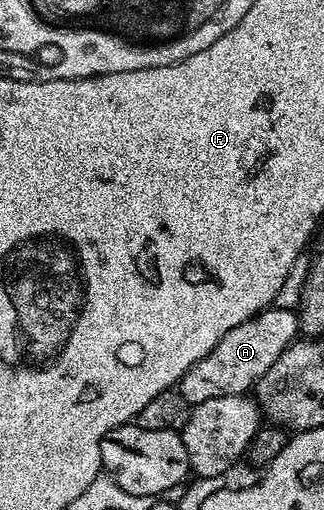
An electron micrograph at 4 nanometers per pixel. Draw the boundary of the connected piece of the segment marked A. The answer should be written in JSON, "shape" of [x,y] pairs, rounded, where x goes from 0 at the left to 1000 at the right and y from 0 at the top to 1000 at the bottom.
{"shape":[[[861,604],[809,608],[784,624],[769,624],[753,635],[716,643],[716,651],[704,651],[691,667],[679,667],[679,675],[667,675],[667,682],[642,690],[642,698],[630,698],[614,710],[593,714],[593,722],[580,722],[556,751],[556,771],[590,798],[611,796],[630,784],[667,784],[667,776],[756,775],[815,737],[815,729],[827,729],[827,722],[840,722],[840,714],[864,706],[864,698],[898,671],[923,661],[923,655],[923,618],[907,608]]]}

